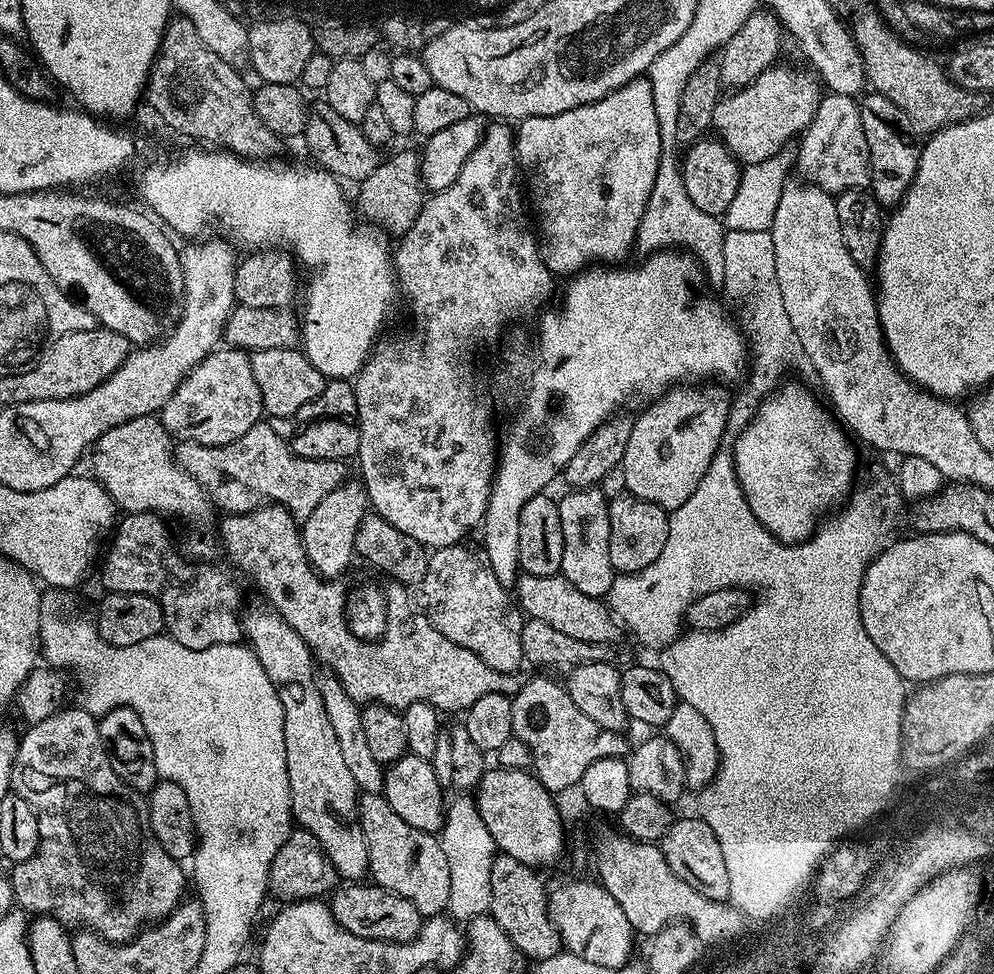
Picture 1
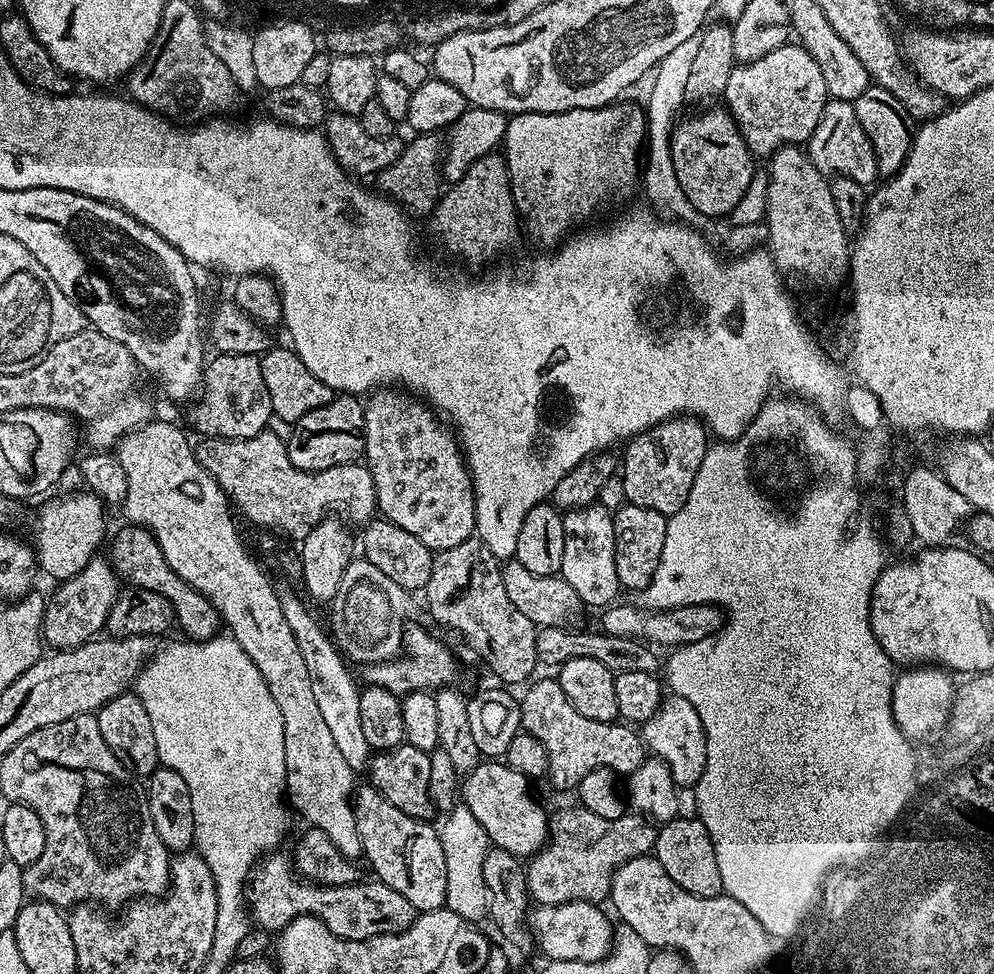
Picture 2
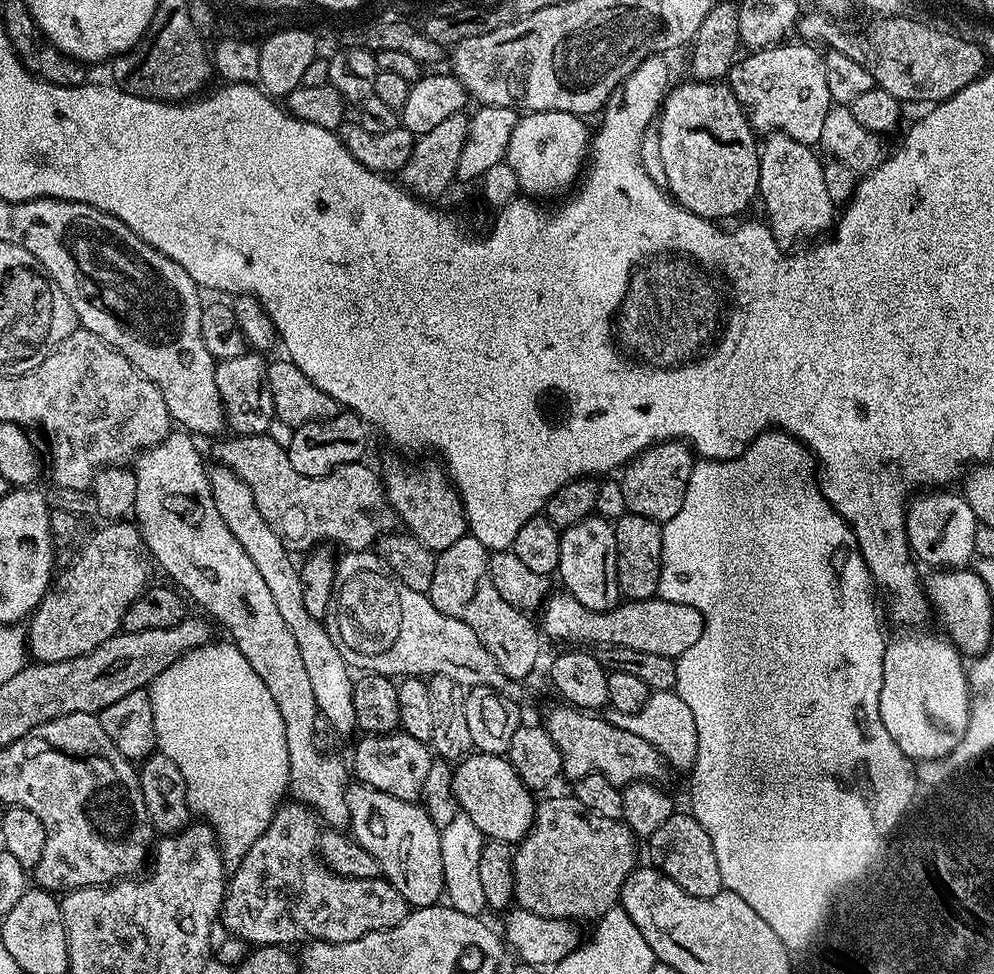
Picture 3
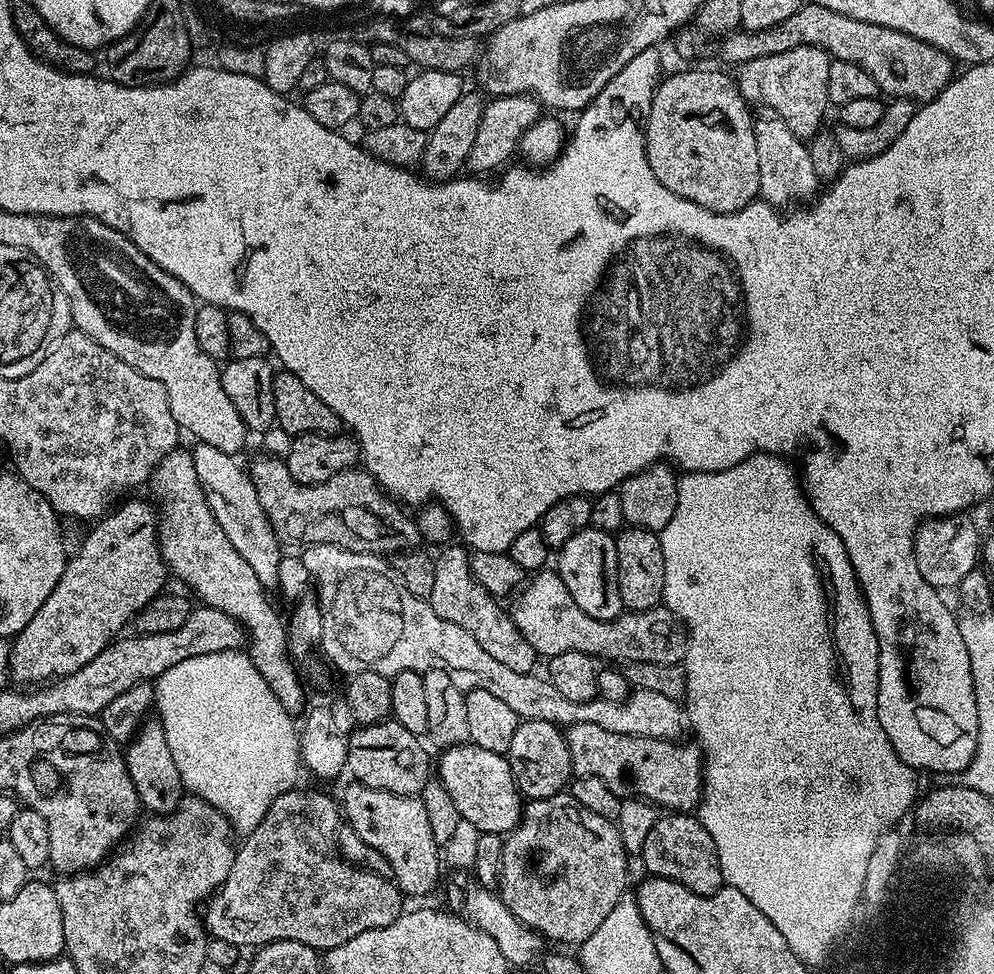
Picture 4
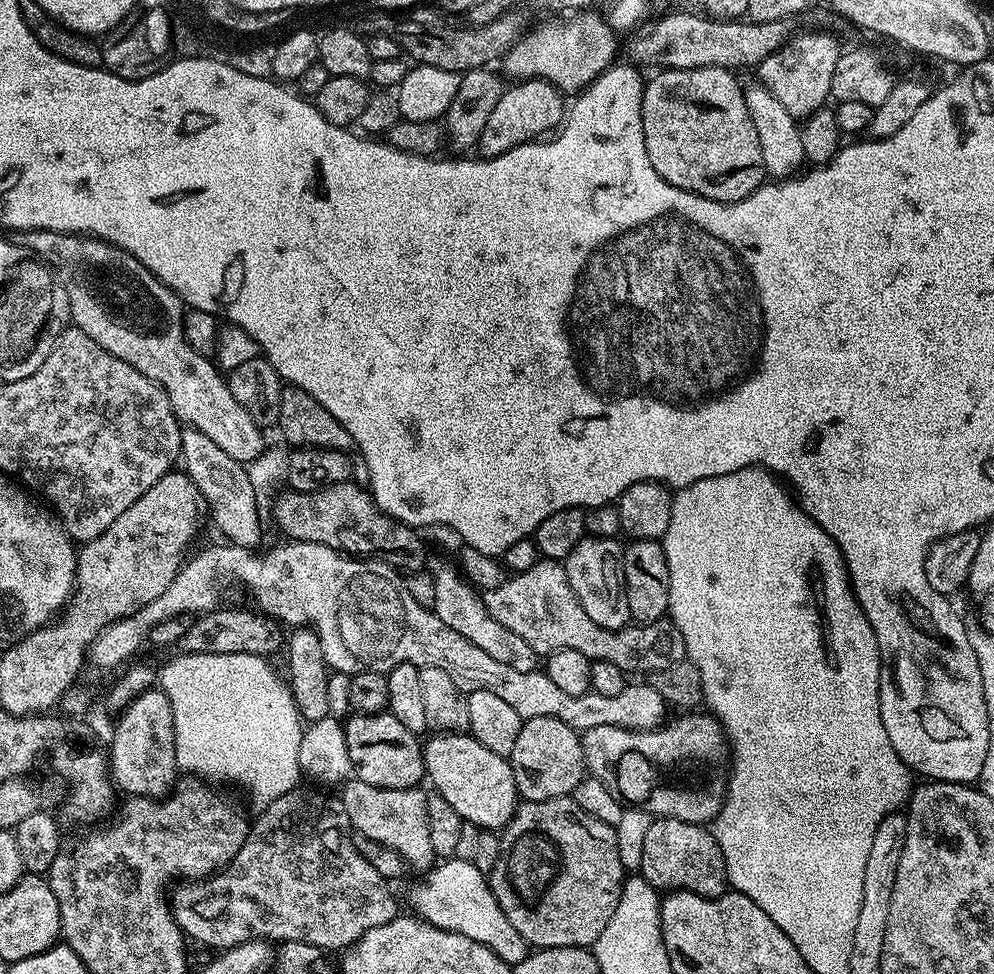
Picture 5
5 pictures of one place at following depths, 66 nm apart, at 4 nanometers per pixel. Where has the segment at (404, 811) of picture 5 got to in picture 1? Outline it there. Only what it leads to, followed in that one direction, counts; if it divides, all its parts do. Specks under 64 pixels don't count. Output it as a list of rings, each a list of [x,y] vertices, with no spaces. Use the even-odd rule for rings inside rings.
[[[364,794],[359,797],[359,801],[360,821],[368,843],[368,871],[371,879],[380,887],[414,902],[421,916],[427,918],[441,915],[450,902],[450,866],[446,862],[446,854],[442,854],[439,839],[433,833],[414,830],[414,826],[398,818],[398,814],[390,810],[383,795]]]

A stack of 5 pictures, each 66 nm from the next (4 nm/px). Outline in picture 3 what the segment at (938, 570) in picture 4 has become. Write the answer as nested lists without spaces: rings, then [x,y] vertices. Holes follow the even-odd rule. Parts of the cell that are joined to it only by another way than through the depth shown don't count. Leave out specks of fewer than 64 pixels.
[[[928,490],[913,495],[908,511],[904,513],[908,547],[921,565],[929,564],[929,569],[932,570],[963,568],[969,563],[968,559],[971,561],[977,555],[976,515],[970,502],[959,491],[952,491],[956,490]]]

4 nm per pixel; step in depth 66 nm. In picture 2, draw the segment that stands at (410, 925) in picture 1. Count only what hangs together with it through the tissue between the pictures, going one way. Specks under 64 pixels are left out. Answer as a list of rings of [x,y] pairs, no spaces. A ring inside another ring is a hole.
[[[280,850],[267,853],[252,869],[246,885],[246,907],[255,927],[257,924],[276,934],[294,918],[317,916],[335,936],[347,940],[365,940],[382,934],[404,932],[416,920],[416,908],[410,906],[410,902],[406,902],[398,890],[390,890],[390,886],[379,882],[357,882],[342,886],[317,884],[294,874],[293,857],[283,856],[282,853]]]

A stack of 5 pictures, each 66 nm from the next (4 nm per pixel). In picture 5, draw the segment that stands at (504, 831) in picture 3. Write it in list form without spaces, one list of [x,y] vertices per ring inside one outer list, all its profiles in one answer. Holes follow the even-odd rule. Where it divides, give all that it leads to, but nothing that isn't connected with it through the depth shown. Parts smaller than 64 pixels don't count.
[[[446,732],[443,734],[432,734],[427,737],[424,749],[424,770],[427,783],[432,783],[435,795],[446,798],[454,810],[465,822],[476,825],[481,830],[500,830],[511,820],[518,807],[518,793],[512,765],[507,759],[494,750],[486,750],[482,742],[478,742],[471,734],[461,734],[459,732]]]

